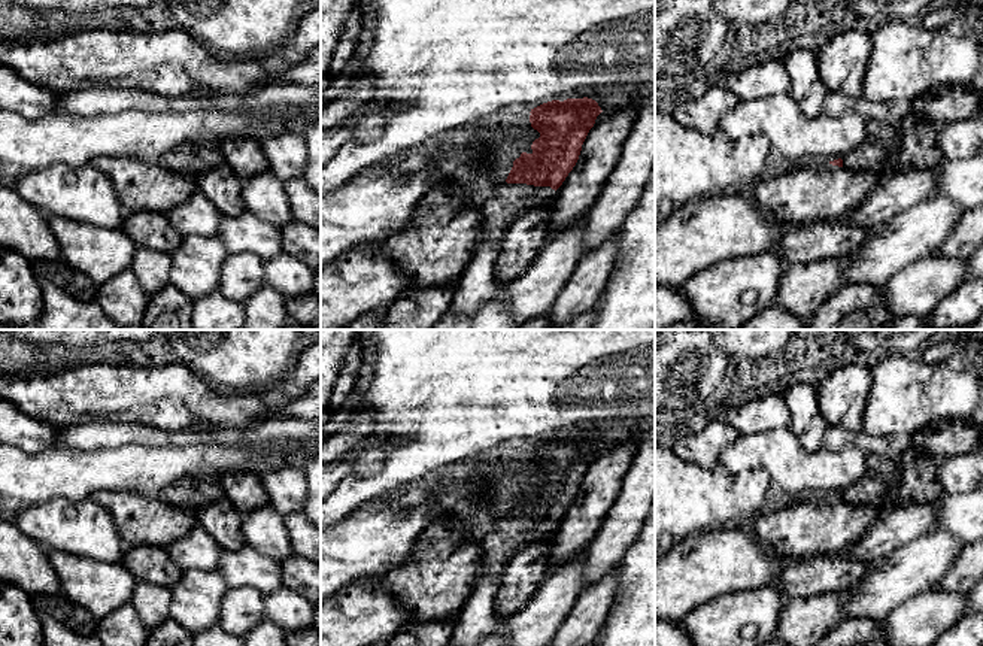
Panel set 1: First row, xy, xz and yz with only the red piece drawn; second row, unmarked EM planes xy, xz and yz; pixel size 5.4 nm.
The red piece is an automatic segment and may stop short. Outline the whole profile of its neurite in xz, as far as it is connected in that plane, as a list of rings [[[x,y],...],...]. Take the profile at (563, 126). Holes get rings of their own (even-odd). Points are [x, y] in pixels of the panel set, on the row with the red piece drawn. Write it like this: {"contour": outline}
{"contour": [[[592,98],[552,100],[531,109],[530,122],[540,133],[531,145],[533,152],[522,152],[513,161],[507,179],[497,186],[494,195],[480,204],[480,243],[501,242],[510,224],[522,213],[552,201],[555,191],[562,185],[568,173],[576,166],[582,145],[594,127],[601,107]]]}

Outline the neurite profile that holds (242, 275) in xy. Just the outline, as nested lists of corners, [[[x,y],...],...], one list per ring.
[[[251,252],[228,254],[221,270],[219,292],[236,303],[246,300],[266,285],[263,260]]]

